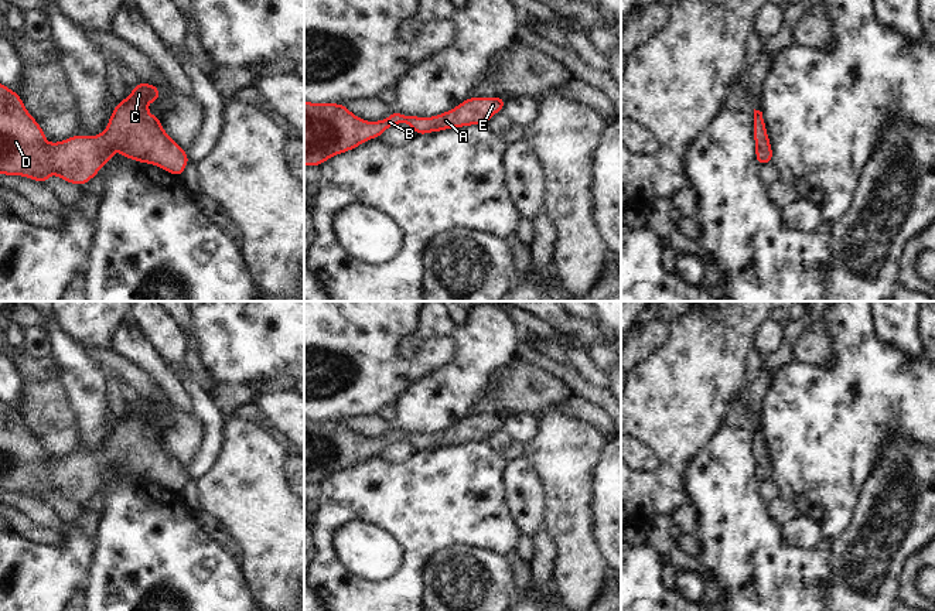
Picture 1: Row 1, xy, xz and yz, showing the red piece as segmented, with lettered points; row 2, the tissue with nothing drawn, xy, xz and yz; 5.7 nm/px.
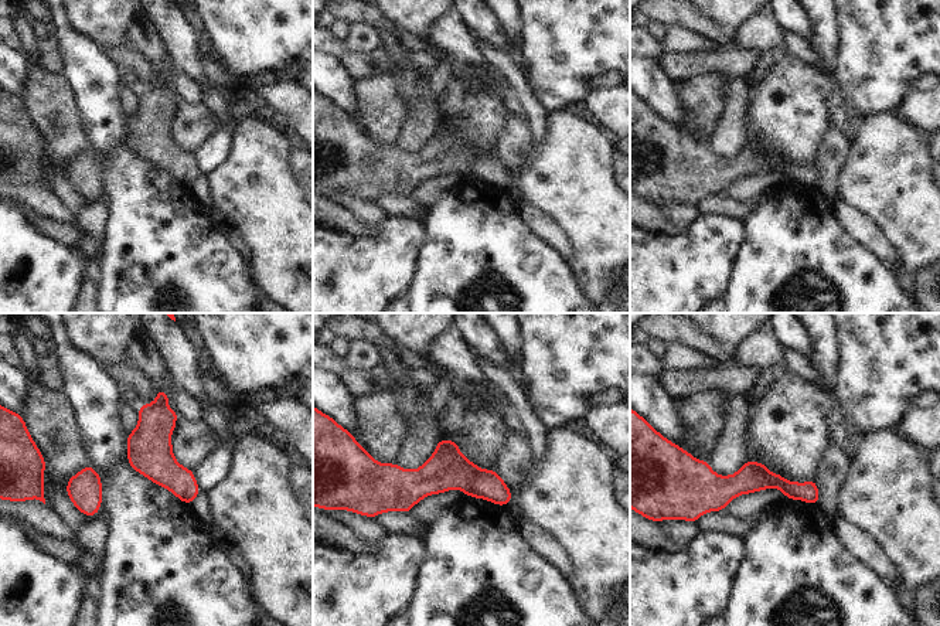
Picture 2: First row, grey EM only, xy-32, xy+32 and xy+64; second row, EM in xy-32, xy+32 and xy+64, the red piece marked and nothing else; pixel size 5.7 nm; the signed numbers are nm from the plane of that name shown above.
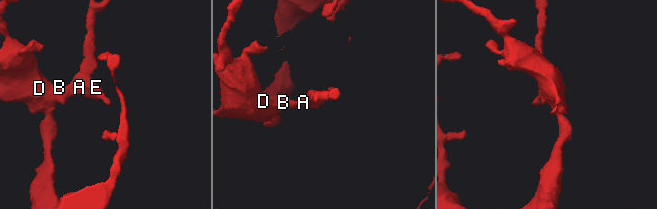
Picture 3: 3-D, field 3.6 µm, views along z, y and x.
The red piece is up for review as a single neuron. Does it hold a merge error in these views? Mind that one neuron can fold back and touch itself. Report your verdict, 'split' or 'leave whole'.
leave whole

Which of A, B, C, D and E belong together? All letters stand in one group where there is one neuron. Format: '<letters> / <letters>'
A B C D E

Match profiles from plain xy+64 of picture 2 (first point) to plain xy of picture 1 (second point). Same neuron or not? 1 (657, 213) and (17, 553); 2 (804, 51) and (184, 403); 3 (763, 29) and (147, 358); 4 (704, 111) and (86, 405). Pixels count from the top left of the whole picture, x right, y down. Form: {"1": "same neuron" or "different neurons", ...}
{"1": "different neurons", "2": "different neurons", "3": "same neuron", "4": "different neurons"}

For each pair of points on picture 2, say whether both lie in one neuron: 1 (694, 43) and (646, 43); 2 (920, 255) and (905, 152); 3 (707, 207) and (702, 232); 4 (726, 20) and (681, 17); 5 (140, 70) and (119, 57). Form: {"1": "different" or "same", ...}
{"1": "same", "2": "same", "3": "different", "4": "different", "5": "same"}

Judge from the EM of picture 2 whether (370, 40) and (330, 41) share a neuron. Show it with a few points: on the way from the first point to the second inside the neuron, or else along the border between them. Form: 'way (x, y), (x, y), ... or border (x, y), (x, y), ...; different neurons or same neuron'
way (360, 40), (340, 43); same neuron

